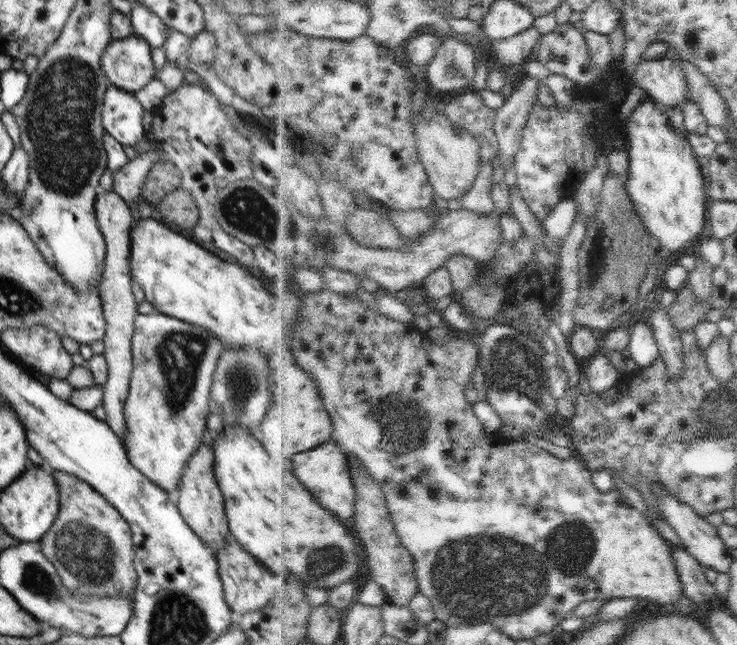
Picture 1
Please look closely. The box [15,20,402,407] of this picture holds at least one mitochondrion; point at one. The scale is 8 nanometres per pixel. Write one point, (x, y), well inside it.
(59, 119)

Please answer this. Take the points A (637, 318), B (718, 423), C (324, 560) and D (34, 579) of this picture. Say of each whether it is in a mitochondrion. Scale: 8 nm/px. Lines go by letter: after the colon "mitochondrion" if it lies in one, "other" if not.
A: other
B: mitochondrion
C: mitochondrion
D: mitochondrion

